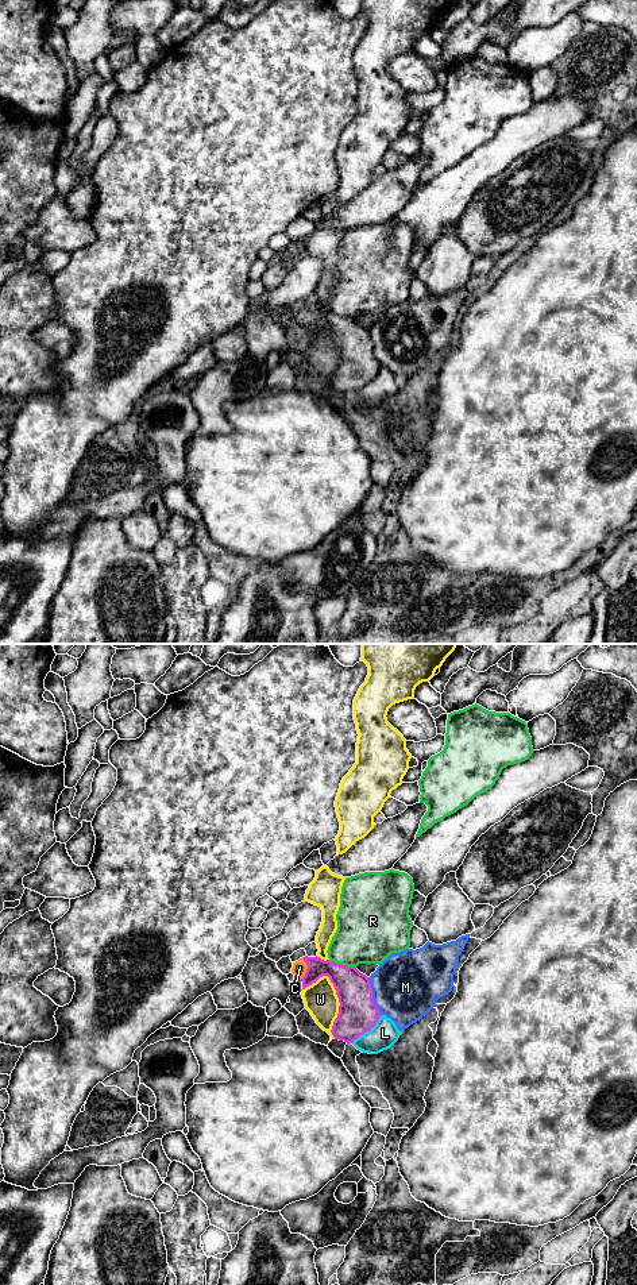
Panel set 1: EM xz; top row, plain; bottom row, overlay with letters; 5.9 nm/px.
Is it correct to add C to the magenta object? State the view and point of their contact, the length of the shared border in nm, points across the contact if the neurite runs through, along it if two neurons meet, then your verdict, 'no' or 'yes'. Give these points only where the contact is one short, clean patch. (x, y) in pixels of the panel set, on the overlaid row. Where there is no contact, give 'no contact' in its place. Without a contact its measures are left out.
meets magenta in xz at (308, 968); contact 140 nm long; runs through xz (347, 980), (329, 968), (308, 968), (300, 967); yes

